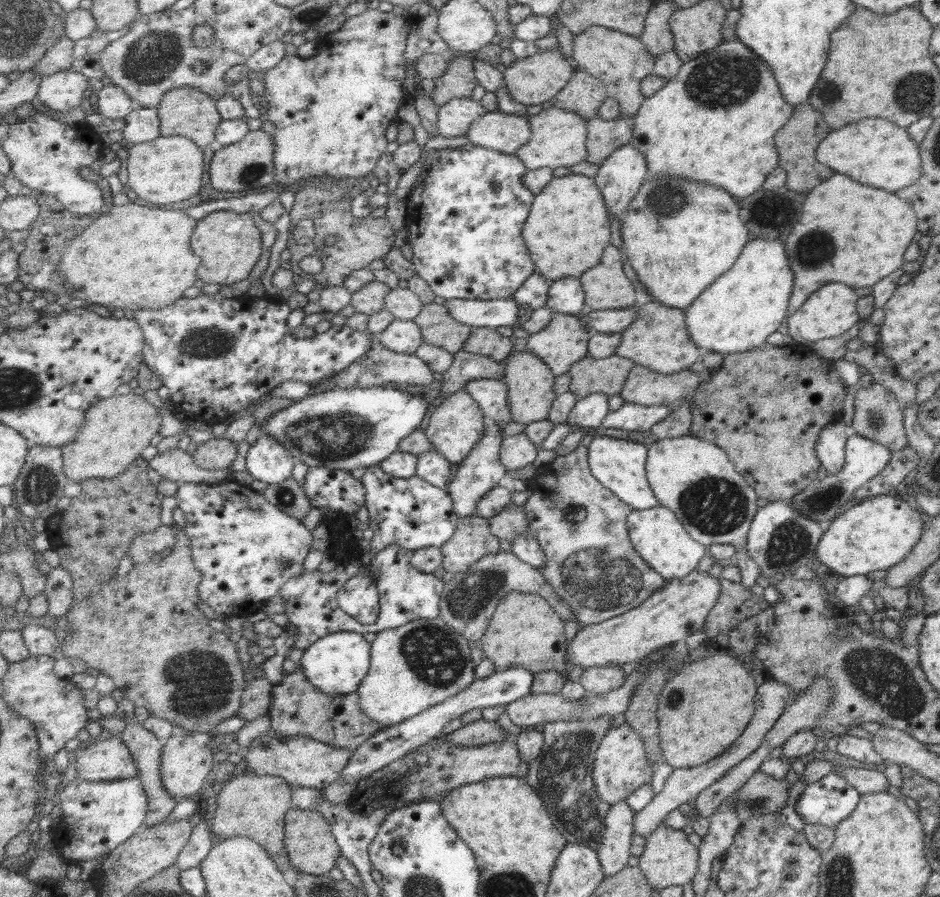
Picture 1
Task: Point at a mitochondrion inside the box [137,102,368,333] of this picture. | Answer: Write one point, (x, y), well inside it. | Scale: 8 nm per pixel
(249, 174)

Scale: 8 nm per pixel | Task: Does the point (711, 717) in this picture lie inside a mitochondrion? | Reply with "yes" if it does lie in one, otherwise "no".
no

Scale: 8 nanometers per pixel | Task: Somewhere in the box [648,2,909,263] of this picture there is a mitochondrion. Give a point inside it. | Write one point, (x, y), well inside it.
(715, 82)

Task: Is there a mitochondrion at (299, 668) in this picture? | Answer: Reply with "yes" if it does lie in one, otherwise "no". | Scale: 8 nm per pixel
no

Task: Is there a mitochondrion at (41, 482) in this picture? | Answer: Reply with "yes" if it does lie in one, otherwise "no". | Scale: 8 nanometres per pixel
yes

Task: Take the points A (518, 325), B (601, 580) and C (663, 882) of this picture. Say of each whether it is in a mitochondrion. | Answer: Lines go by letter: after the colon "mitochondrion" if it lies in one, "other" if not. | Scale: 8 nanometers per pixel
A: other
B: mitochondrion
C: other

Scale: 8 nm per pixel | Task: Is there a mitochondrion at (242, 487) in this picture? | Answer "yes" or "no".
no

